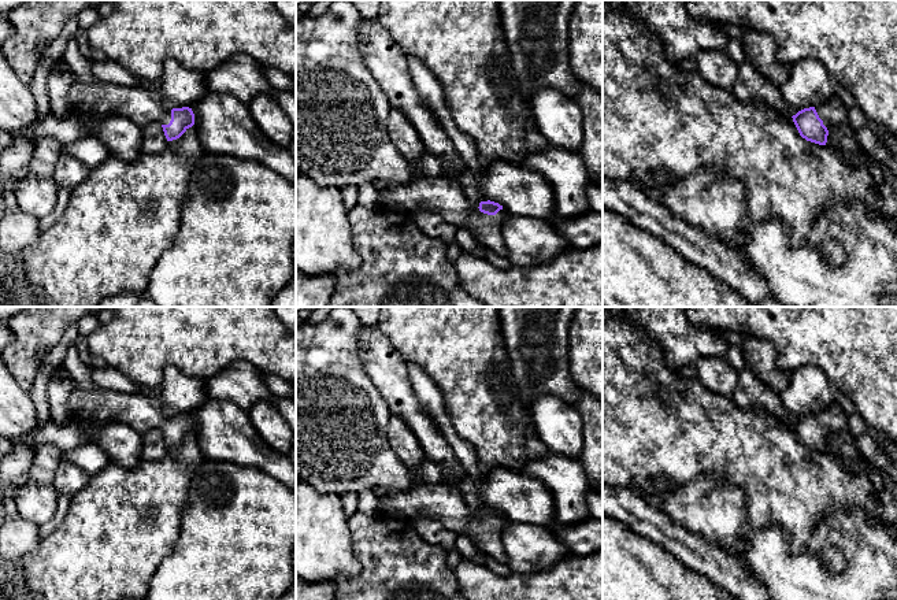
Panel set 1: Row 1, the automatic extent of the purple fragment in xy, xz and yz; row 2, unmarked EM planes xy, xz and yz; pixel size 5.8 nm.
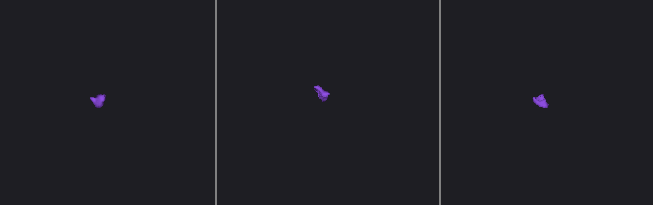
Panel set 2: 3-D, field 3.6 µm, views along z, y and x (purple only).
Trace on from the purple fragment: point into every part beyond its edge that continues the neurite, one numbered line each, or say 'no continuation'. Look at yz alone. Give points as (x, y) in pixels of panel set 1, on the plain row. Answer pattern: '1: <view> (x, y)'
1: yz (831, 418)

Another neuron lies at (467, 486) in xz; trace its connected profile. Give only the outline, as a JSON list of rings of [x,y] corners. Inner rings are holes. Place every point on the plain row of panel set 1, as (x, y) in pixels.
[[[464,474],[460,479],[456,479],[453,482],[453,488],[463,495],[467,505],[474,514],[479,514],[481,508],[488,508],[478,493],[475,479],[472,479],[468,474]]]

